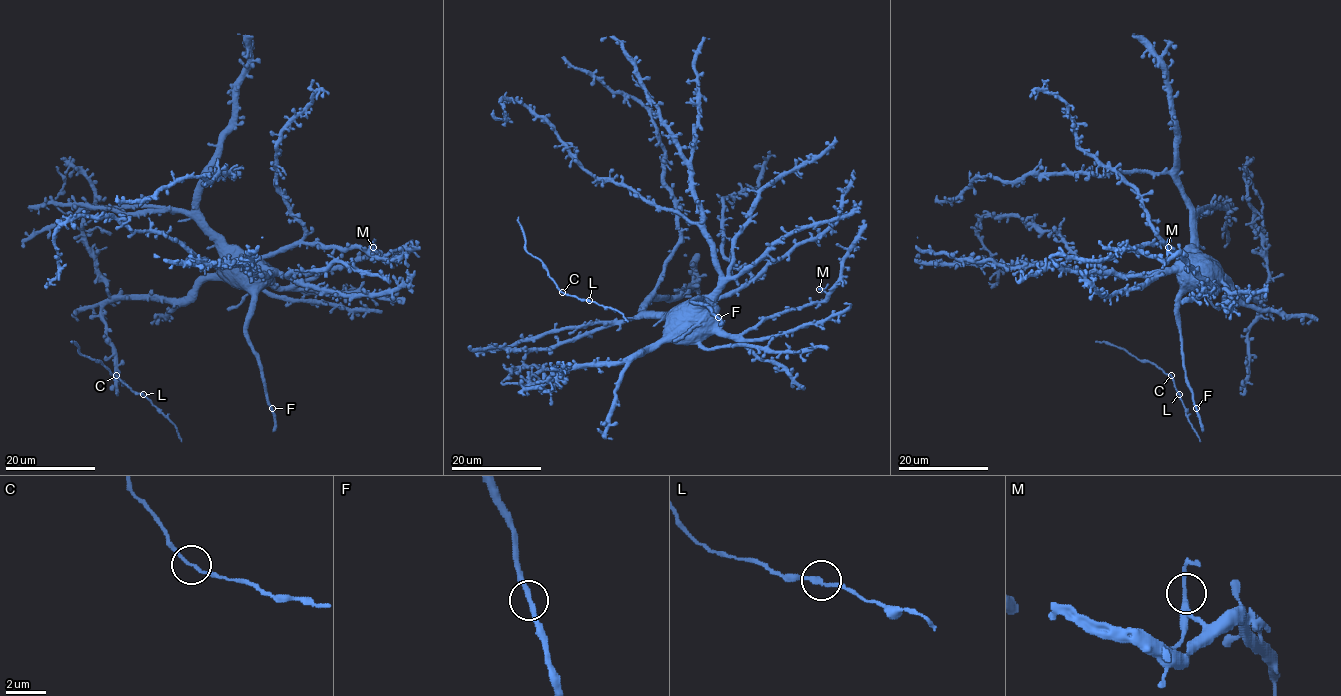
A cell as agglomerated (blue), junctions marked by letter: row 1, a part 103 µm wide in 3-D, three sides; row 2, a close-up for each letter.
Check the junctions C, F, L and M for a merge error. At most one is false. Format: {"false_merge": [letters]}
{"false_merge": []}

